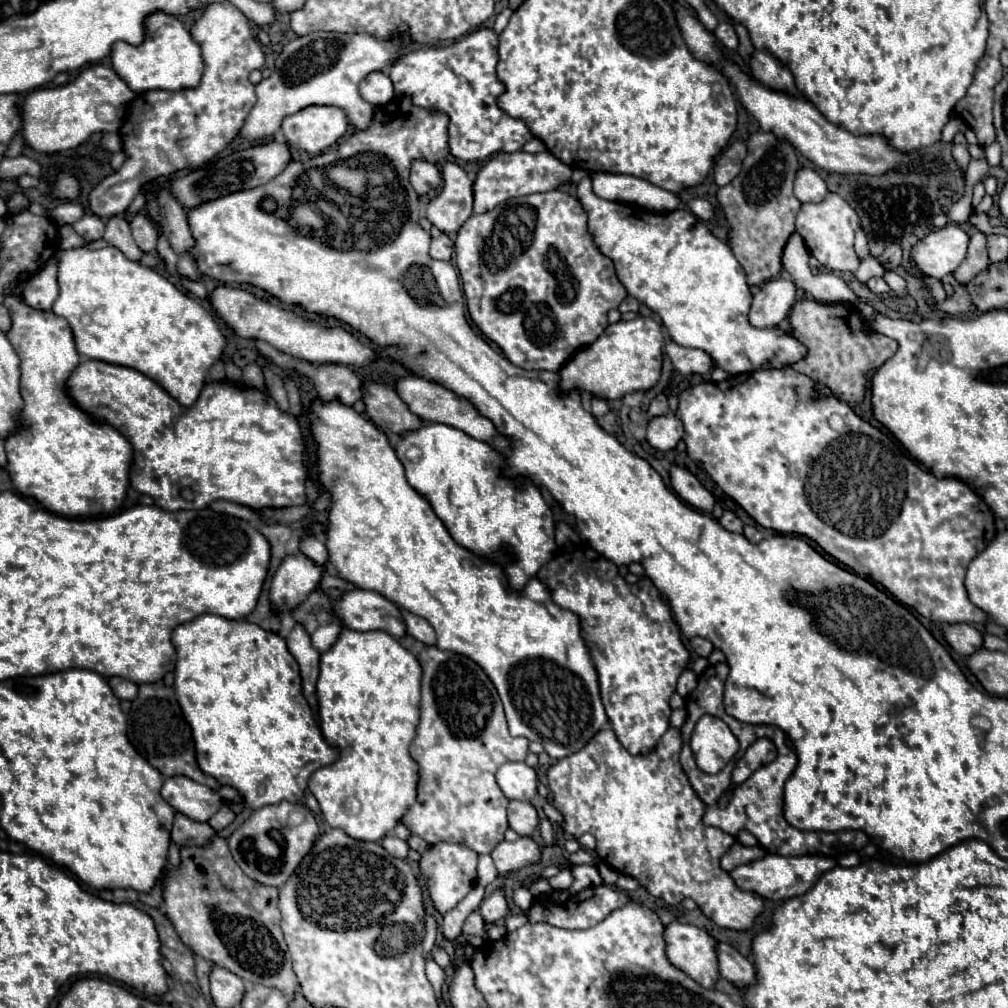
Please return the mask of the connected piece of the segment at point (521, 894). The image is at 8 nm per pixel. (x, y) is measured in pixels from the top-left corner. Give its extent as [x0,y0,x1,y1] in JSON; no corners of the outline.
[513,887,533,911]

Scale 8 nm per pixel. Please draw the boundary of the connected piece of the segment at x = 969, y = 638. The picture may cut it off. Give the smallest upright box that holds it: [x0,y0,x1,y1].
[943,623,983,657]

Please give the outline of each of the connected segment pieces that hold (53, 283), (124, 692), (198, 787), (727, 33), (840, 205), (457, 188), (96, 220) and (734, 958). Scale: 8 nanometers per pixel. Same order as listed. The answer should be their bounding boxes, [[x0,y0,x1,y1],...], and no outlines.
[[23,259,59,311],[109,677,137,701],[161,777,240,821],[715,23,737,51],[797,193,861,273],[427,161,473,233],[73,215,105,241],[715,943,755,987]]

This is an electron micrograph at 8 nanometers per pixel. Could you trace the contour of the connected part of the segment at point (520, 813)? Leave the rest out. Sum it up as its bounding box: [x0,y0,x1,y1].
[507,801,539,835]

